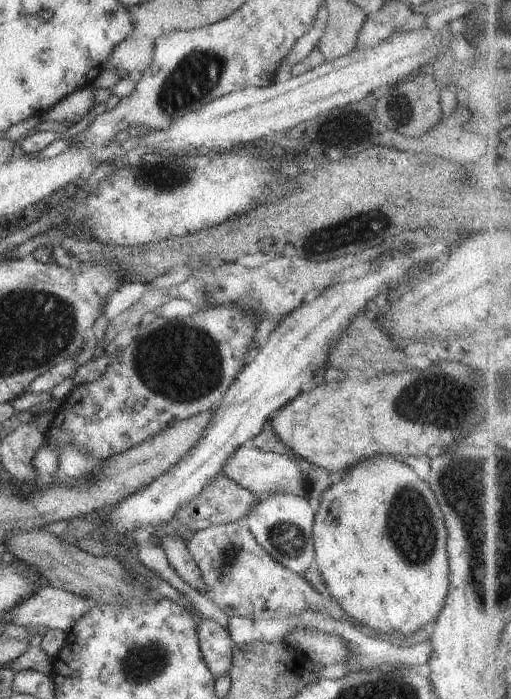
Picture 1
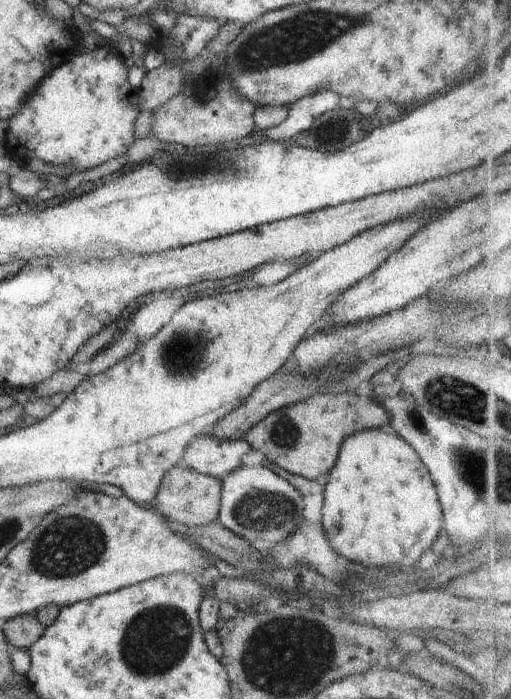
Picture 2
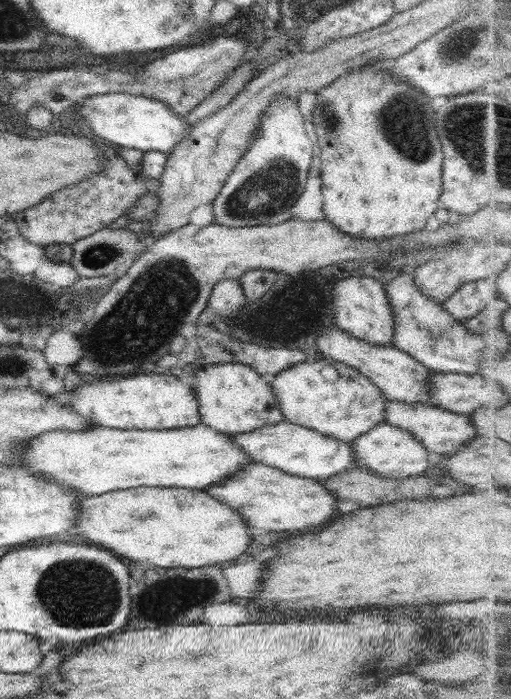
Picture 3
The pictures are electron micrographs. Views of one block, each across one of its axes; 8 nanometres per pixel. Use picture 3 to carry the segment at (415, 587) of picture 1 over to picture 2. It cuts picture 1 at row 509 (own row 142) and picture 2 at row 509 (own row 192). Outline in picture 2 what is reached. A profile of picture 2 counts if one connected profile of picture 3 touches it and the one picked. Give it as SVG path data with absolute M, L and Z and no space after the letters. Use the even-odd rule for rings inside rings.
M382 428L366 429L355 432L352 436L348 436L340 445L338 451L338 460L328 472L328 482L324 487L323 497L324 506L321 513L321 525L324 532L328 536L330 546L347 561L355 562L358 565L376 566L378 568L386 568L386 570L394 570L395 572L407 570L408 567L418 567L418 562L422 553L431 549L432 542L436 540L442 528L442 507L438 500L438 495L430 476L429 470L426 468L420 455L406 442L400 435L391 435L386 433Z

